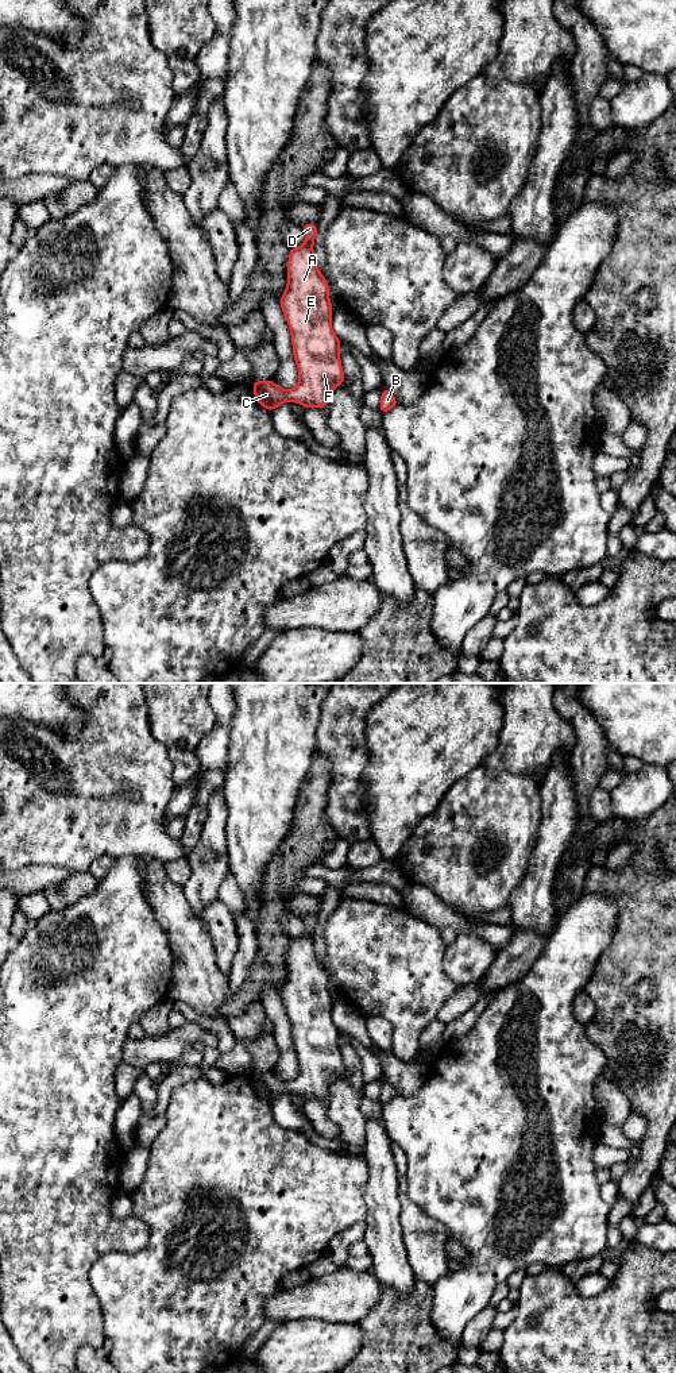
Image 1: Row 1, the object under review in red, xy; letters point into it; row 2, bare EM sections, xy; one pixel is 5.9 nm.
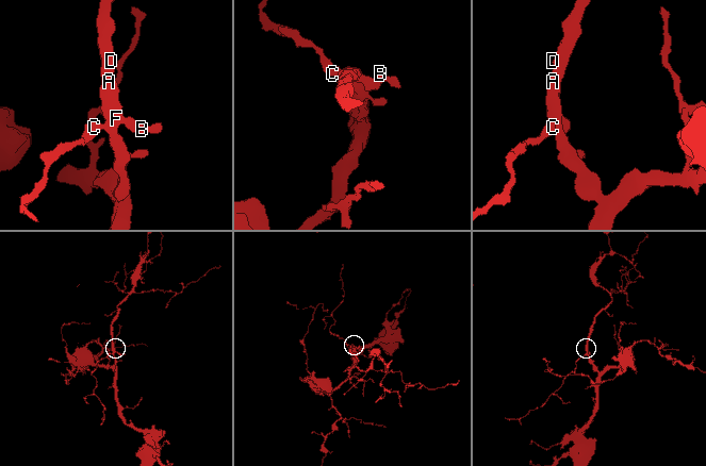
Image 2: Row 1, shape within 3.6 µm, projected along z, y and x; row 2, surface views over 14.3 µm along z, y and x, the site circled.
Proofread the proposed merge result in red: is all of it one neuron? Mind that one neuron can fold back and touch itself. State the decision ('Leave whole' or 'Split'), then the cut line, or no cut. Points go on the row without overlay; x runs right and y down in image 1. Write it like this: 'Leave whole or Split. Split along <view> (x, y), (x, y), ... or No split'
Leave whole. No split

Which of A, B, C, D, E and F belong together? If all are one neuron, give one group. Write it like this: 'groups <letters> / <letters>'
groups A B C D E F

